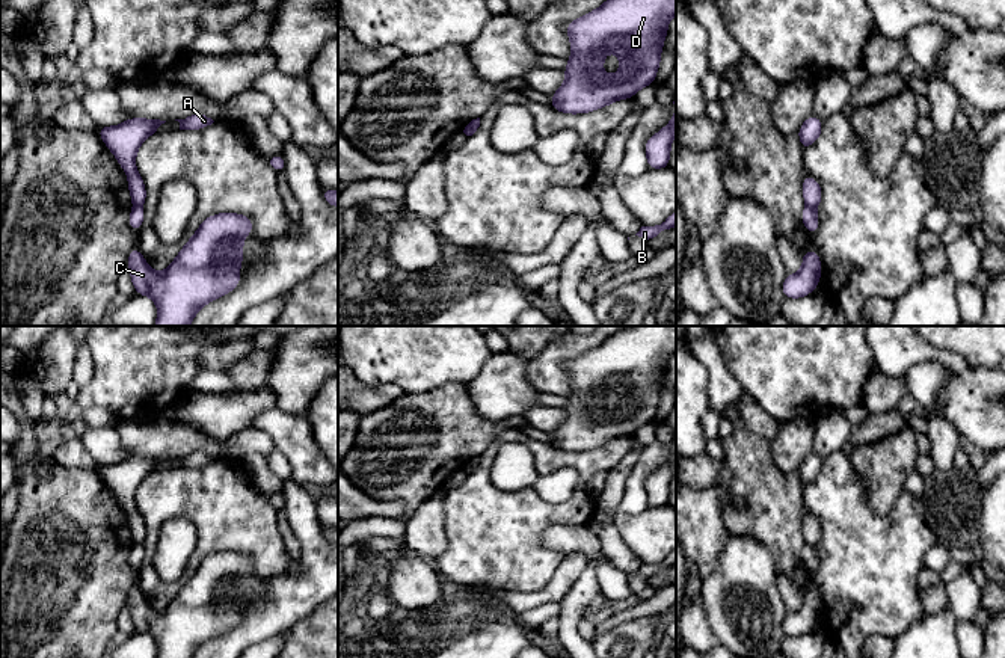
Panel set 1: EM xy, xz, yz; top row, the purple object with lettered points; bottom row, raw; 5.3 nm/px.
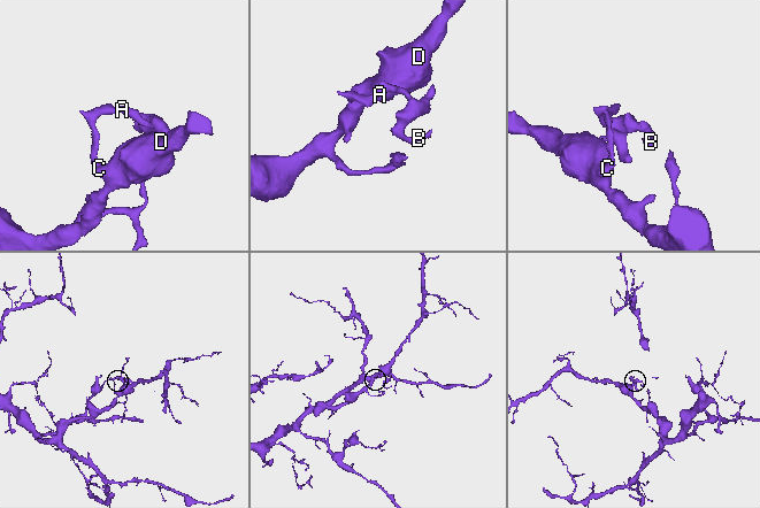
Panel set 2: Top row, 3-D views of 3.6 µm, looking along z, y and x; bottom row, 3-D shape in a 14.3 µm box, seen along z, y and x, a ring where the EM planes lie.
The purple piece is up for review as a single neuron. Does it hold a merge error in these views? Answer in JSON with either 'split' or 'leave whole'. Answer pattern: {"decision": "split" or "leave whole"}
{"decision": "split"}

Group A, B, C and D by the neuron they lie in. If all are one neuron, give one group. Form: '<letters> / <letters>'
A B / C D

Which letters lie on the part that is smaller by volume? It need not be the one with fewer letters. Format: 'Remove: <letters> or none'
Remove: A, B

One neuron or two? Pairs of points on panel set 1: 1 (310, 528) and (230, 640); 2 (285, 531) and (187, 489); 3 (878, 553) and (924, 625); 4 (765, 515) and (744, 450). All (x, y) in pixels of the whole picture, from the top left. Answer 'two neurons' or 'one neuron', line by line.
1: one neuron
2: two neurons
3: two neurons
4: one neuron

